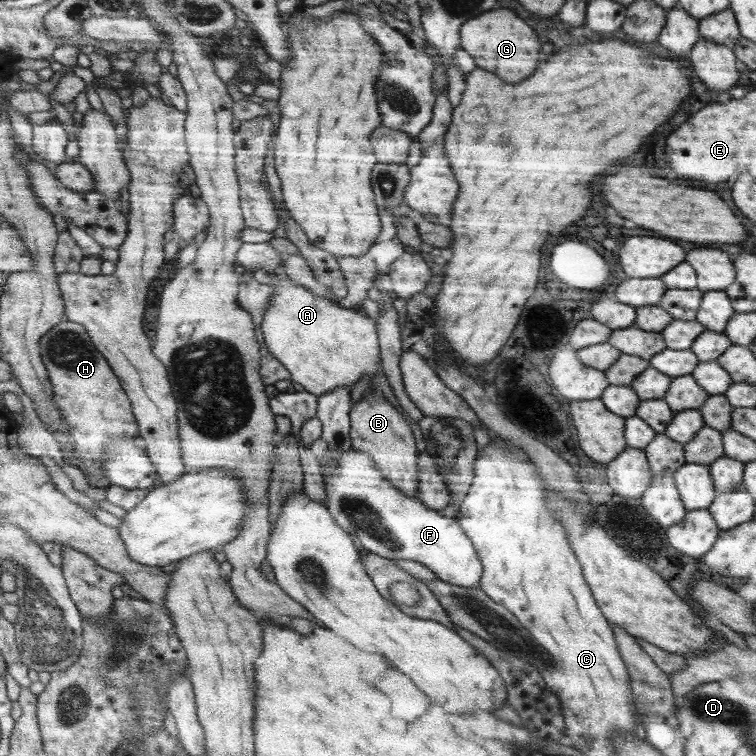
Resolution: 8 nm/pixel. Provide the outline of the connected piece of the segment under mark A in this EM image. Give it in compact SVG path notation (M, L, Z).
M281 270L269 271L269 274L272 276L269 285L273 288L273 304L266 309L262 332L270 354L289 370L291 381L298 382L305 391L319 397L344 385L352 388L363 376L369 375L372 380L377 372L382 372L380 340L377 338L378 330L373 320L316 295L309 287L295 283Z

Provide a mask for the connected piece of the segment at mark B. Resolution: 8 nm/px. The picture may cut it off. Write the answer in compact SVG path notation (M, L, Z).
M369 388L362 399L354 404L349 414L351 448L372 455L382 474L397 490L414 497L416 486L420 486L420 470L416 470L416 444L410 424L400 412L384 398L376 388Z

